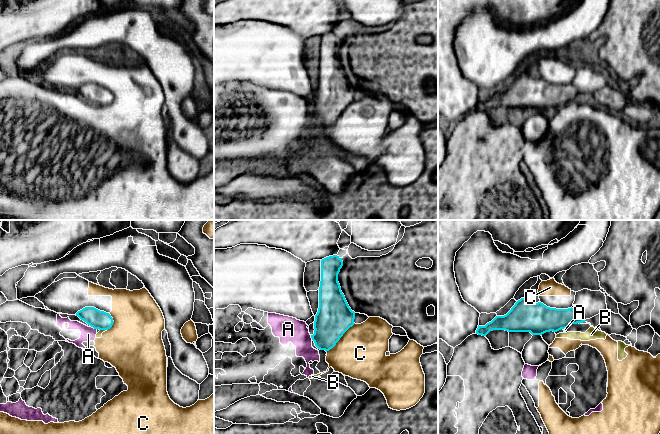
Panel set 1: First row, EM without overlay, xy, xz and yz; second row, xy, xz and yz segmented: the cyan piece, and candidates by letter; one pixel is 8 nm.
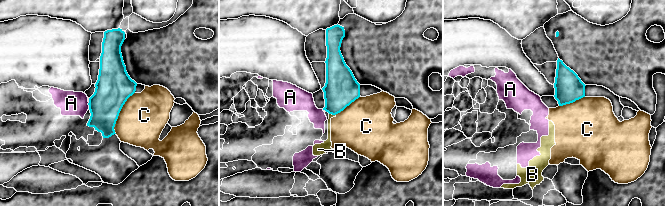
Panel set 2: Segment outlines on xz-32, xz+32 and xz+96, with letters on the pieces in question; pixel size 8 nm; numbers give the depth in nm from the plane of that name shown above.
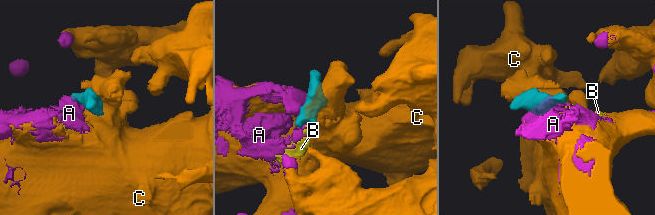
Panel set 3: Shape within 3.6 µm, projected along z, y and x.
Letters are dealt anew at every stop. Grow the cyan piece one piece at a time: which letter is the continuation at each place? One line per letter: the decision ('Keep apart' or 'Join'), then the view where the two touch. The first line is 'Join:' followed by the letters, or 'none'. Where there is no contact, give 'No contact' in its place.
Join: none
A: Keep apart. Touches cyan in xz
B: Keep apart. Touches cyan in xy
C: Keep apart. Touches cyan in xz

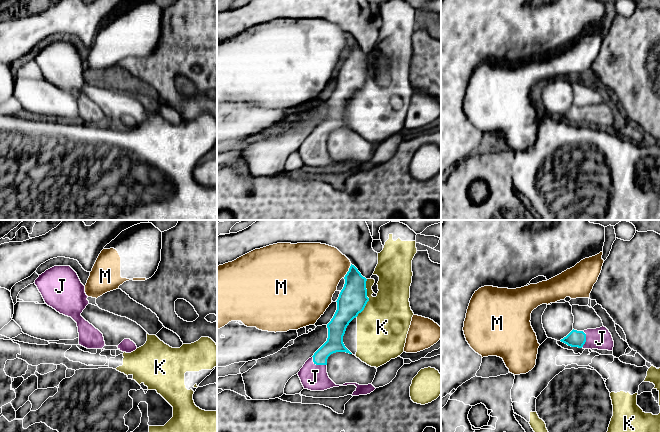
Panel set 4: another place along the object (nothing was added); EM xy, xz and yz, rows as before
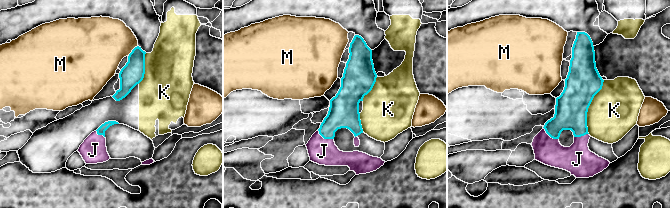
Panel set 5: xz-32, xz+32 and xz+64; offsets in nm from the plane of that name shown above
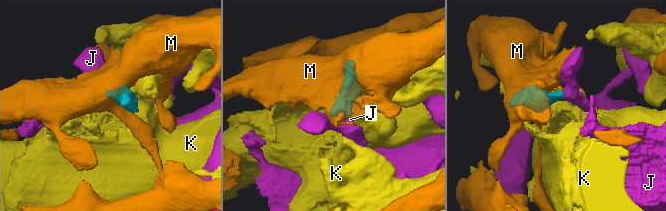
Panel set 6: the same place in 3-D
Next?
Join: J
J: Join. Touches cyan in xz
K: Keep apart. Touches cyan in xz
M: Keep apart. Touches cyan in xz

